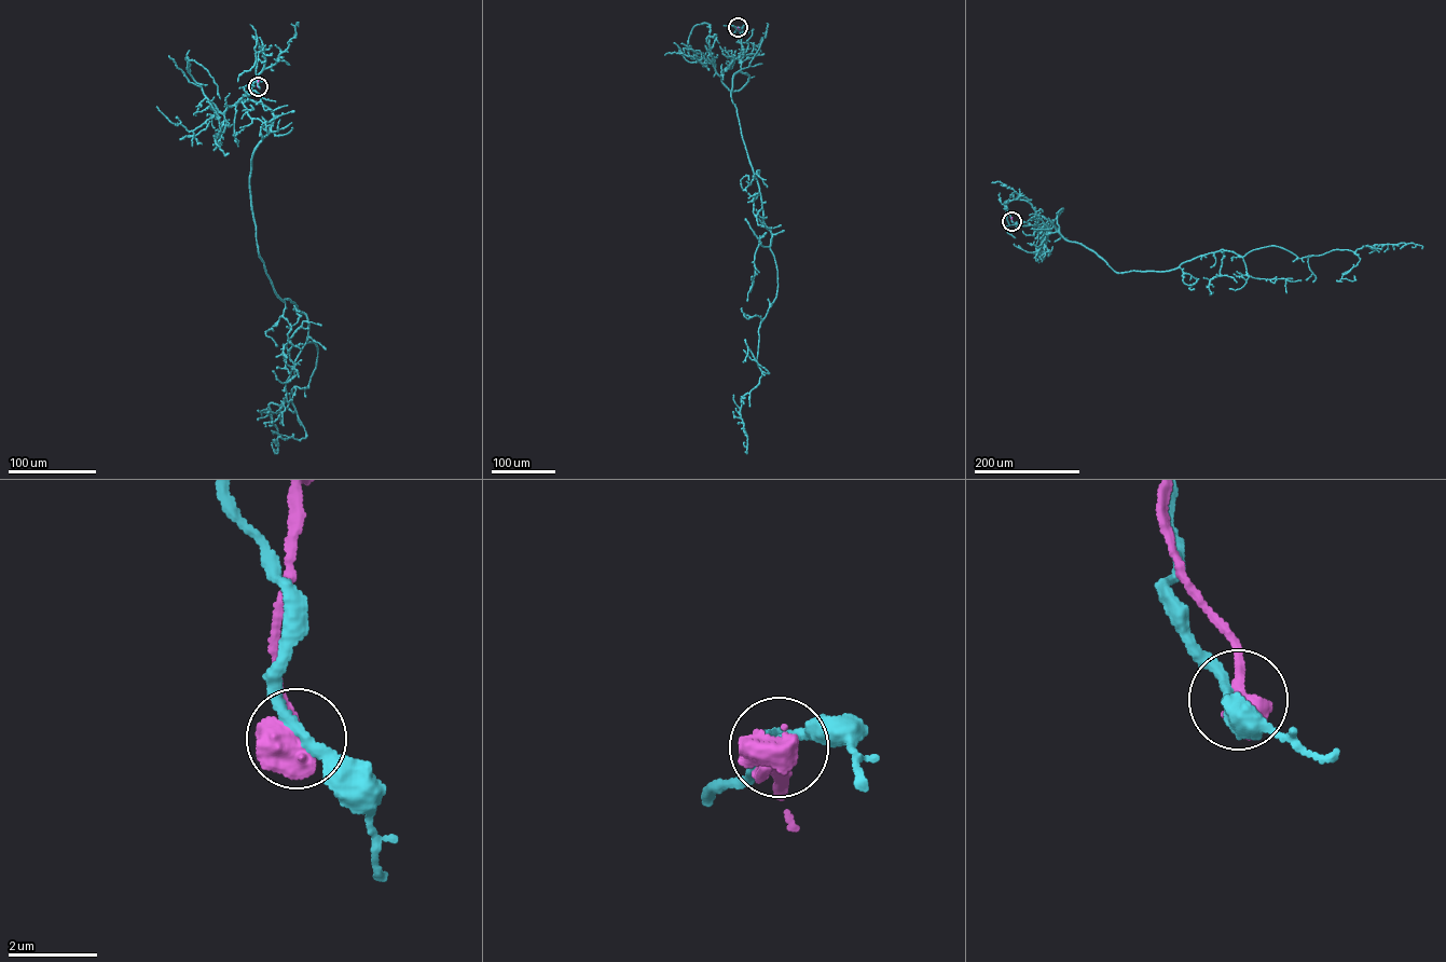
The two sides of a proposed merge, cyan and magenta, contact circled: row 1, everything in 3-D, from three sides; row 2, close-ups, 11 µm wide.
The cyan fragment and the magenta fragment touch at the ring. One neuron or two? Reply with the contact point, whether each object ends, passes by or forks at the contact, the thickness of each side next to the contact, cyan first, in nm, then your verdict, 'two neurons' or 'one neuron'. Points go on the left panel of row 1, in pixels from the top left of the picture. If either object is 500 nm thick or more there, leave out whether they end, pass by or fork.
at (258, 86); 220 nm thick on the cyan side, 800 nm on the other; two neurons

